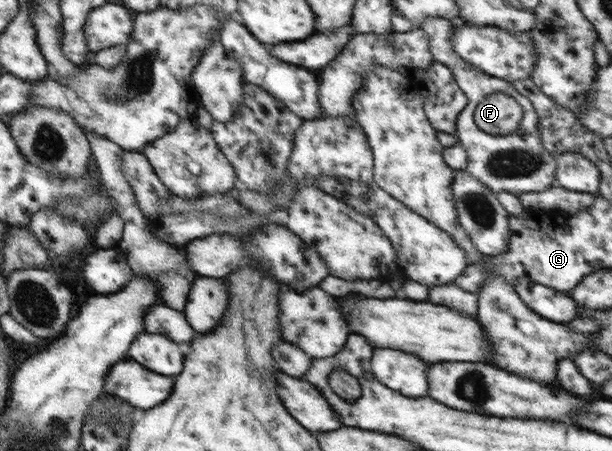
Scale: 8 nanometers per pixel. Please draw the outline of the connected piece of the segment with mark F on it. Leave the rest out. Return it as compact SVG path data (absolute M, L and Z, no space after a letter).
M428 19L414 27L420 28L427 35L429 54L433 61L445 65L451 71L456 86L466 96L467 104L456 118L454 133L457 144L466 152L465 173L483 182L492 193L497 195L499 192L507 192L515 196L520 193L543 192L546 188L555 185L555 158L543 148L538 130L538 116L530 99L516 91L510 82L480 71L457 55L451 46L454 26L446 19Z

